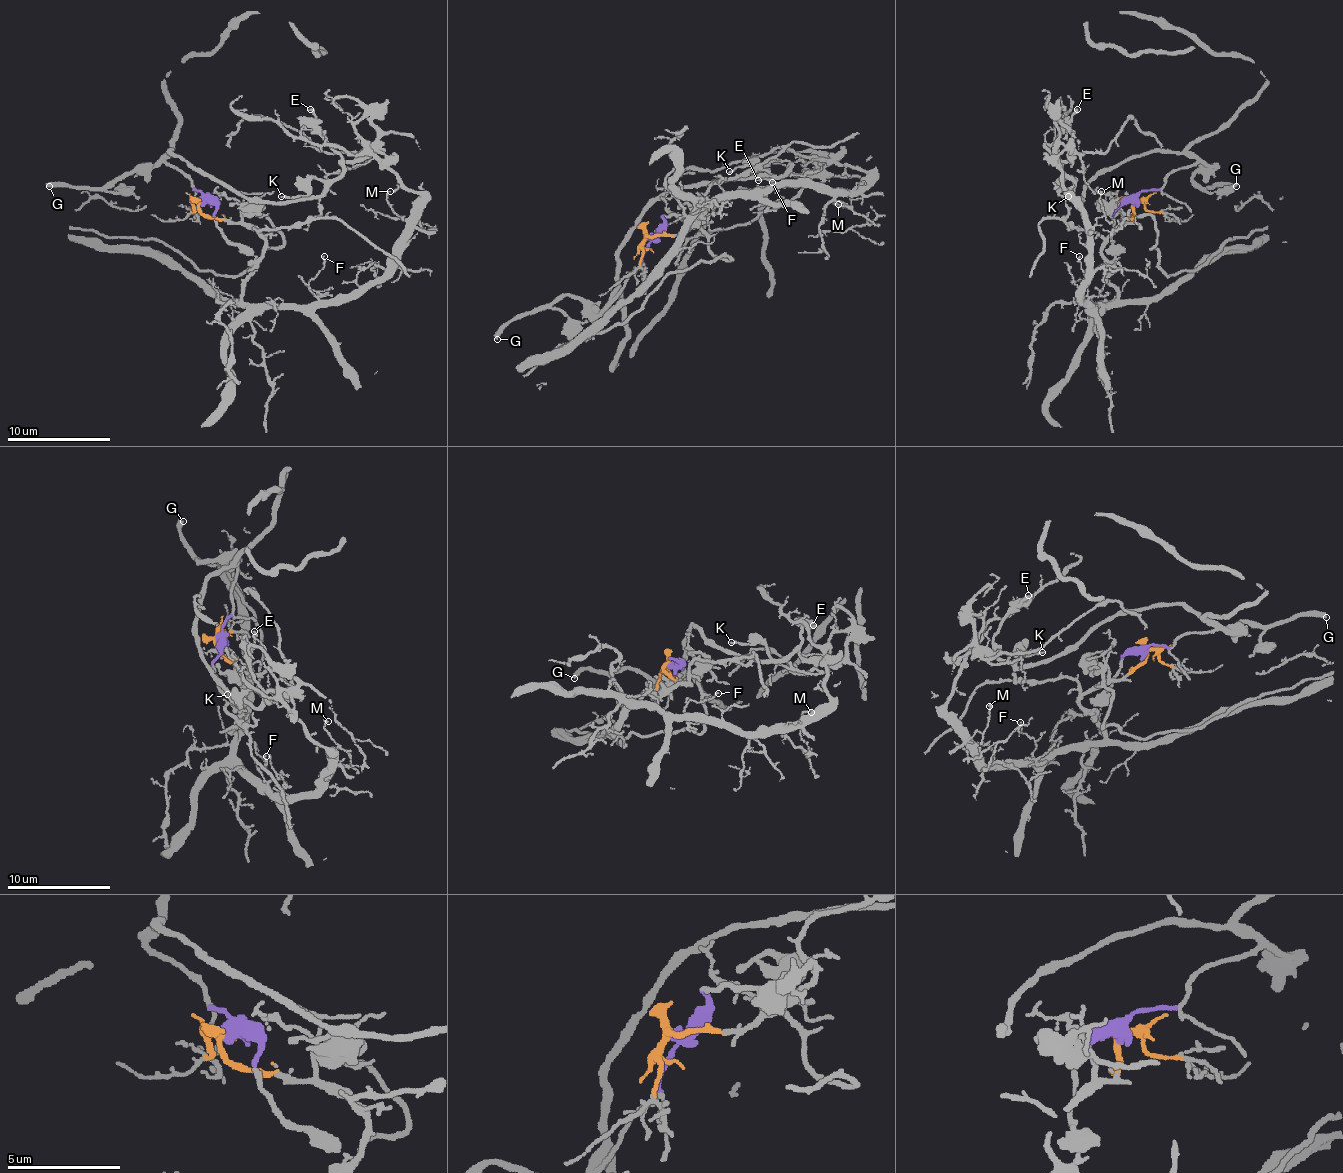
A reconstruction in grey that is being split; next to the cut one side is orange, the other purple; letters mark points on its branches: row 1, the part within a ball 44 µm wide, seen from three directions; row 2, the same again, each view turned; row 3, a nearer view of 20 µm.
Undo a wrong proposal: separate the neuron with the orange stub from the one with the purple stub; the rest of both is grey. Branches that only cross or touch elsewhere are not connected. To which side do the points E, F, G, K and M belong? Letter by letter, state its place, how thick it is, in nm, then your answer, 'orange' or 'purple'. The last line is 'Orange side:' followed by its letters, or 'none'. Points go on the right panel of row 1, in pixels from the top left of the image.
E: at (1077, 109); 180 nm thick; purple
F: at (1079, 256); 120 nm thick; orange
G: at (1236, 186); 280 nm thick; purple
K: at (1068, 196); 80 nm thick; purple
M: at (1101, 191); 130 nm thick; orange
Orange side: F, M

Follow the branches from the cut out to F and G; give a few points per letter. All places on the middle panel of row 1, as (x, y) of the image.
F: (649, 236), (690, 231), (713, 210), (690, 221), (705, 205), (757, 197), (765, 192), (757, 187), (773, 182)
G: (649, 236), (643, 262), (605, 306), (584, 306), (576, 298), (561, 296), (550, 303), (519, 314), (496, 339)

